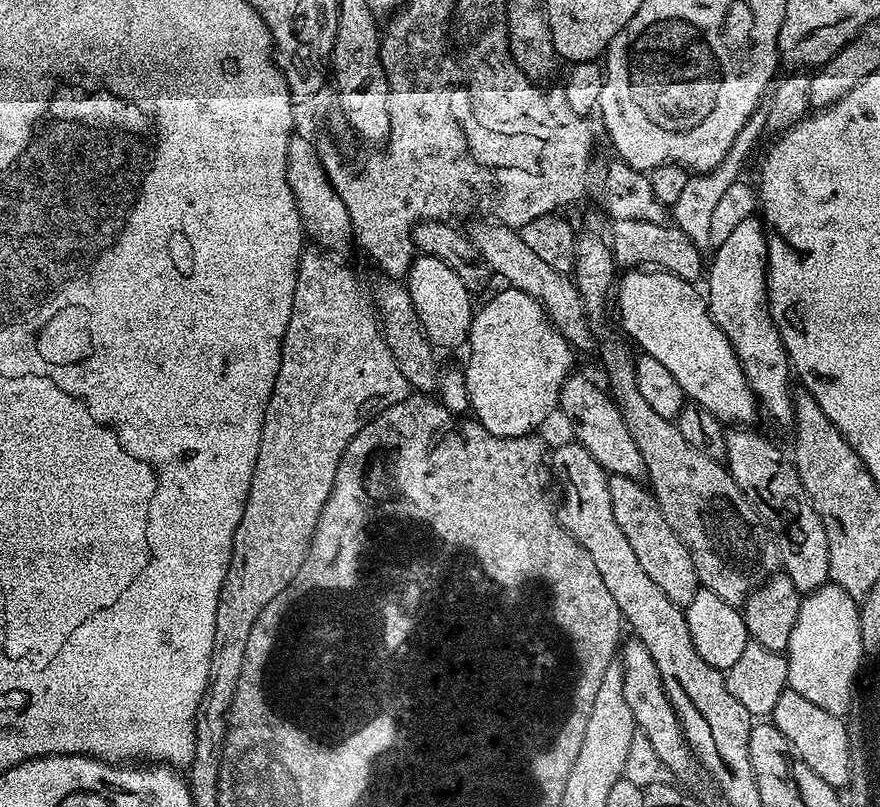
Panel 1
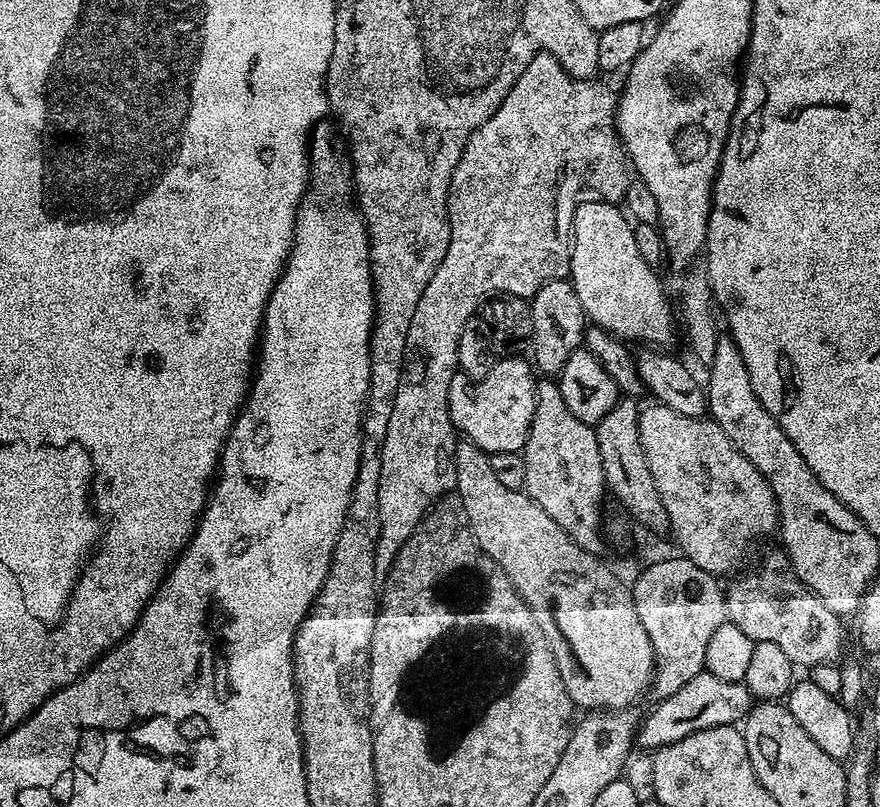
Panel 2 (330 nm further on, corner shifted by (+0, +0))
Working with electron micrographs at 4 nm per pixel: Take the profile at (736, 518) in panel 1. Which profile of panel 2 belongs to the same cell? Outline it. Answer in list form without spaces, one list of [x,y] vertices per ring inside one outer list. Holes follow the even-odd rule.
[[[782,550],[768,552],[753,568],[746,568],[736,574],[741,576],[733,575],[727,581],[729,584],[726,584],[724,605],[730,623],[738,626],[738,630],[742,630],[742,634],[746,634],[754,642],[774,642],[774,646],[782,646],[786,658],[790,658],[793,665],[800,667],[801,664],[804,670],[810,670],[819,664],[836,664],[845,651],[843,650],[845,621],[836,616],[834,610],[830,610],[830,606],[826,606],[826,602],[818,598],[818,594],[814,594],[798,579],[787,554]]]

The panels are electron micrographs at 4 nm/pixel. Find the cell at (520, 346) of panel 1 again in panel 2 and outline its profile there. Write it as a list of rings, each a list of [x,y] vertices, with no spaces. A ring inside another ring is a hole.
[[[508,356],[505,360],[503,357],[497,359],[486,378],[470,382],[467,376],[457,374],[450,382],[448,409],[452,424],[484,452],[524,451],[536,409],[538,379],[533,365],[525,360],[520,356]]]

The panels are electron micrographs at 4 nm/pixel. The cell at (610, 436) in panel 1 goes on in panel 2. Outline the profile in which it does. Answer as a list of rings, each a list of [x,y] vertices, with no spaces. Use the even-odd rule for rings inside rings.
[[[571,279],[546,280],[530,300],[531,359],[535,367],[544,374],[558,374],[572,351],[583,345],[585,327],[586,317],[582,310],[582,302],[578,302],[578,294]]]

